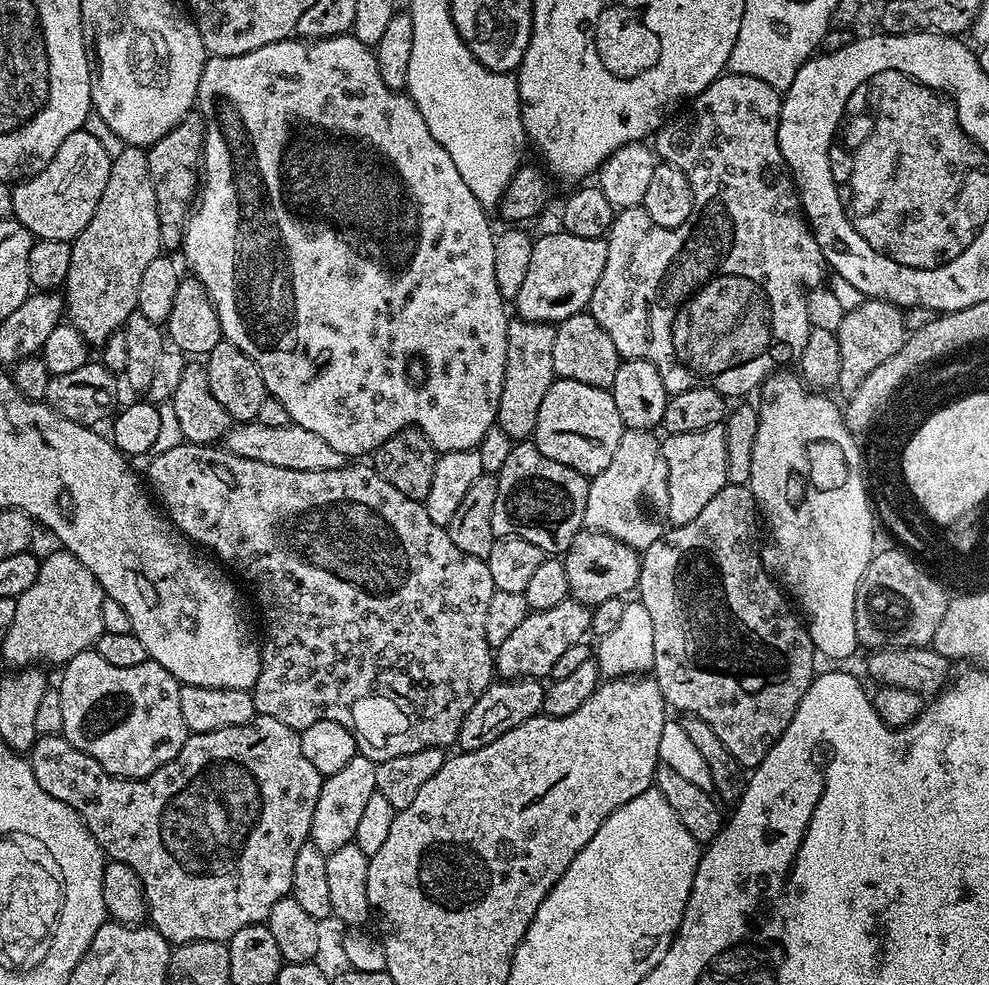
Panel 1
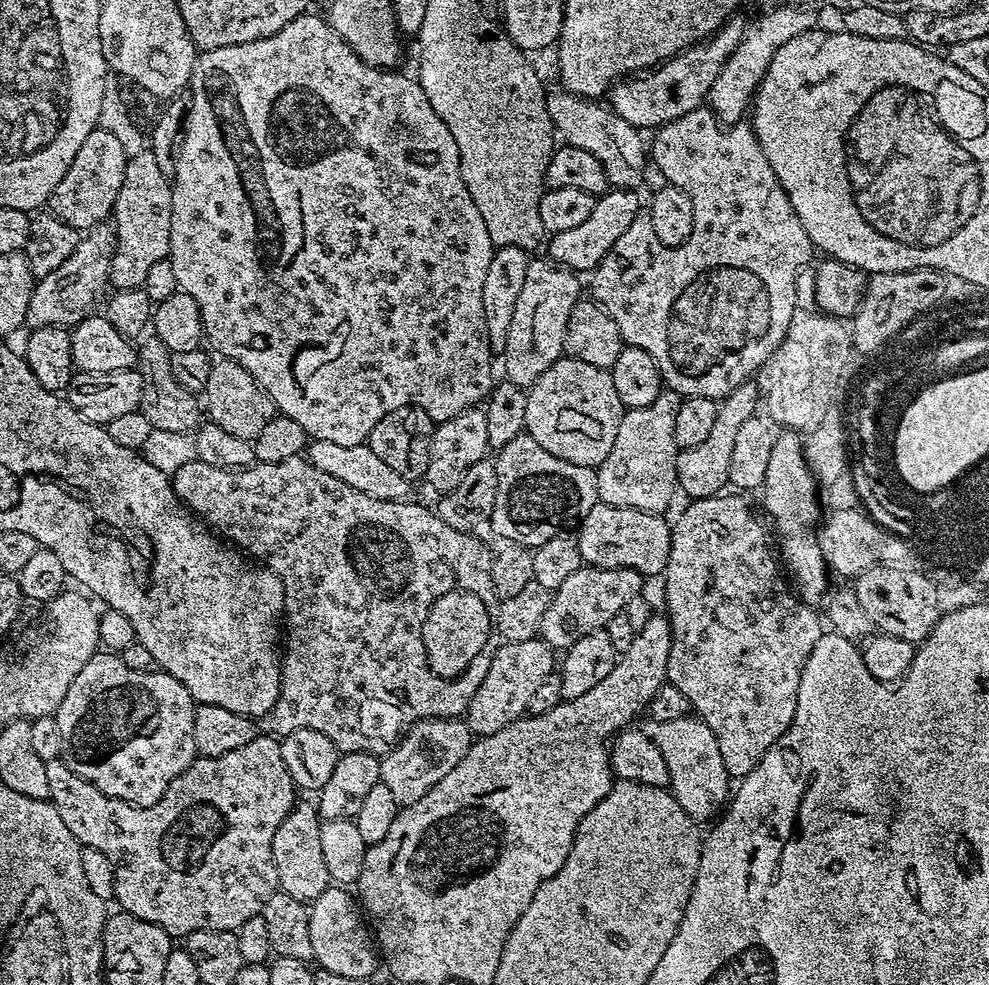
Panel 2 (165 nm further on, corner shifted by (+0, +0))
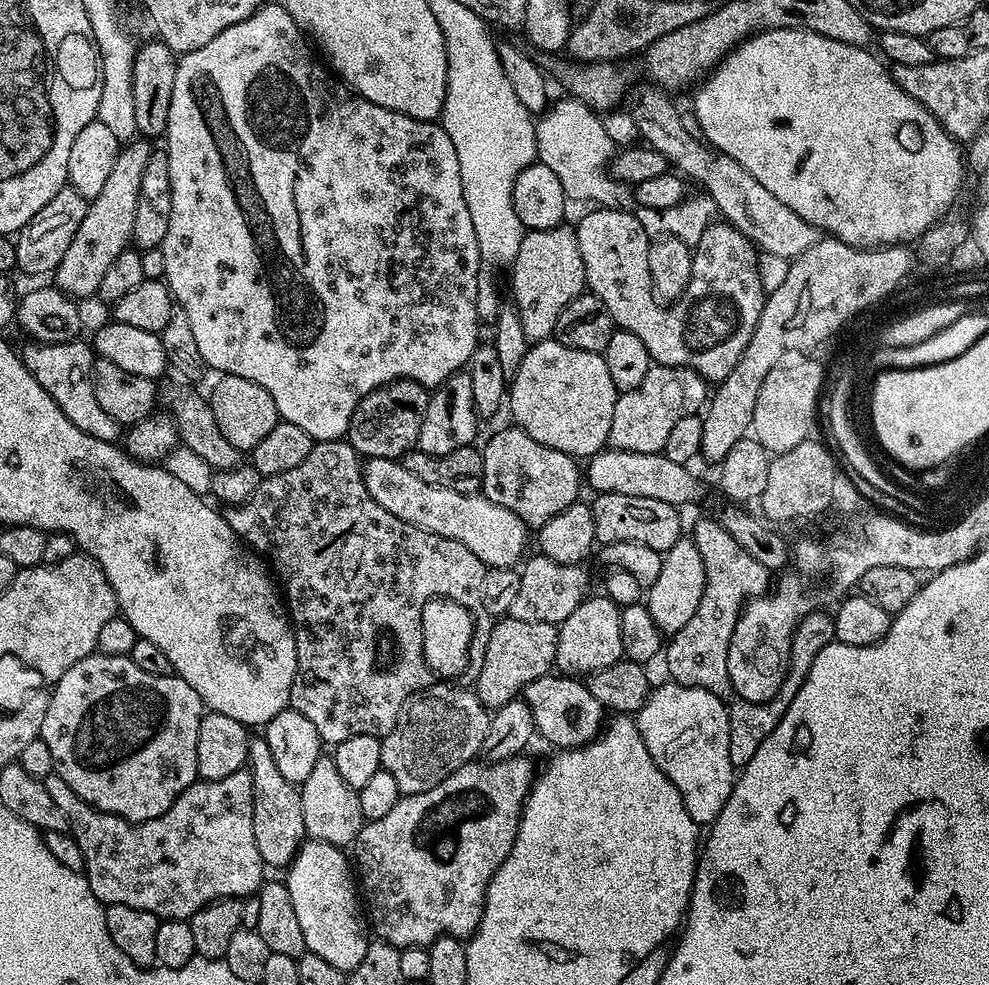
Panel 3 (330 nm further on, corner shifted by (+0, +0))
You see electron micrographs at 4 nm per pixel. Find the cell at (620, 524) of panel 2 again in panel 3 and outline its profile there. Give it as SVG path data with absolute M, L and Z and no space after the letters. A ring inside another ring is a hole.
M601 492L595 498L597 500L591 501L590 507L594 514L594 534L601 545L642 542L642 546L650 546L650 550L663 554L682 538L677 505L658 502L658 498L638 498L634 494L617 492Z

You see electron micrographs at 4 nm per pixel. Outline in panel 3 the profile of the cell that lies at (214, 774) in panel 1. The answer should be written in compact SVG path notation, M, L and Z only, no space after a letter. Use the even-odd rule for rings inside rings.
M241 770L234 774L228 775L227 778L221 780L201 780L197 779L196 783L190 785L177 800L172 803L170 810L166 810L166 814L162 814L158 818L150 818L141 824L132 824L128 820L116 816L112 812L103 812L94 806L90 806L82 798L78 798L78 794L74 794L74 790L70 790L70 786L66 786L66 782L62 782L62 778L58 775L50 775L43 781L46 790L50 794L50 798L54 798L54 803L61 808L62 814L66 814L68 819L68 831L72 833L73 838L78 842L78 846L82 849L84 858L83 875L88 878L90 890L94 890L94 898L98 898L100 903L107 906L117 904L118 906L134 906L134 910L146 910L150 914L160 917L161 921L165 920L191 920L194 913L202 910L205 906L214 900L230 900L233 898L247 898L253 894L259 893L260 885L265 883L266 865L262 854L258 854L258 842L254 842L254 806L252 799L254 798L254 790L252 789L252 776L247 770Z

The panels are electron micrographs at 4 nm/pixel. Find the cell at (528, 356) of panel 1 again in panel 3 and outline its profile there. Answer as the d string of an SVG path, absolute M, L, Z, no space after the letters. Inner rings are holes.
M575 227L525 231L522 246L518 246L518 254L510 266L511 272L511 303L526 338L530 342L549 339L555 333L558 314L586 288L586 270L582 266L582 250L578 250Z

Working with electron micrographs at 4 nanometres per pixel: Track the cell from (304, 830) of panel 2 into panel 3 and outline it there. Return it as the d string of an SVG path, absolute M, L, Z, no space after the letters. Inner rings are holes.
M256 734L248 742L247 772L252 776L254 798L254 842L258 842L258 854L262 854L265 865L269 869L287 869L306 839L304 819L302 818L302 802L297 785L282 778L282 770L274 762L274 754L270 754L270 746L263 735Z

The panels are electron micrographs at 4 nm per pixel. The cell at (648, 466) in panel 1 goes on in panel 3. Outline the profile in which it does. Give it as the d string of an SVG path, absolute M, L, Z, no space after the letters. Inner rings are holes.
M653 363L646 378L642 378L642 386L617 395L608 444L626 452L663 452L674 422L686 414L699 413L709 396L709 381L703 380L694 370Z

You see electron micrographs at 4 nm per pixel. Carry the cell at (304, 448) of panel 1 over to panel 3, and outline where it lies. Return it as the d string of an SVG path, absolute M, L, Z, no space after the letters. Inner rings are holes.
M368 458L362 467L370 498L374 498L382 510L390 510L394 518L402 518L402 522L418 526L430 534L462 542L462 546L474 550L488 568L511 568L525 559L524 547L528 540L530 544L529 525L518 518L518 514L506 510L506 506L498 506L482 494L458 494L458 490L446 490L446 486L430 486L430 482L422 482L422 478L410 474L400 460Z

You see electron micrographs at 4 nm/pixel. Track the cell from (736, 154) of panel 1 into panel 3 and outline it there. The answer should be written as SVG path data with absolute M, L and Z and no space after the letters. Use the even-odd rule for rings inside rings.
M596 206L591 209L593 212L588 212L585 214L584 217L581 218L580 221L576 222L574 224L574 227L576 229L576 237L578 238L578 250L582 250L582 266L586 270L586 288L587 291L591 292L592 295L597 296L598 298L602 298L602 303L605 304L606 310L610 310L610 318L612 319L613 325L619 331L622 332L629 332L630 334L635 334L636 337L638 337L641 342L642 346L646 346L646 350L648 353L651 354L653 361L657 364L665 364L666 366L674 366L675 368L689 368L690 370L694 370L698 375L701 376L703 380L709 381L709 382L719 382L721 380L724 380L727 378L727 376L730 374L730 370L734 370L734 366L738 366L738 358L742 358L742 350L746 350L746 346L750 342L750 338L754 338L754 330L758 326L758 318L762 314L762 310L764 309L764 301L766 299L766 293L764 291L764 284L762 281L760 281L760 266L758 263L758 249L755 244L752 243L751 240L748 240L743 236L739 230L732 224L727 222L713 222L708 225L707 228L704 229L703 232L700 234L700 239L698 243L695 245L694 248L694 255L692 258L692 277L690 278L690 282L686 286L686 290L682 293L681 296L679 296L678 299L671 301L667 306L665 306L661 301L658 299L656 295L656 291L652 289L652 279L650 278L650 270L648 269L648 246L650 243L650 235L646 230L643 229L642 222L639 220L638 216L636 214L633 214L631 212L624 212L628 210L621 210L619 207L616 206Z

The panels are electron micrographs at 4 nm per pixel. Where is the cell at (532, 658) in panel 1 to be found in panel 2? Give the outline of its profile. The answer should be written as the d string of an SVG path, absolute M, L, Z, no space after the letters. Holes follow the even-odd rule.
M581 566L551 593L546 612L542 614L539 639L554 650L567 650L578 638L582 638L582 634L603 630L614 614L624 610L630 598L641 595L643 584L646 584L645 577L633 568Z

